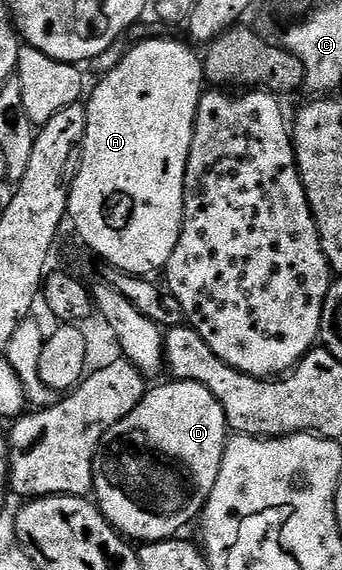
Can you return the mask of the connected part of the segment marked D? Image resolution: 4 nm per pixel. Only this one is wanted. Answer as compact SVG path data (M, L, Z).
M168 379L157 389L149 388L142 403L126 415L106 435L94 459L94 483L92 493L100 514L106 518L121 537L132 543L171 541L192 520L204 512L204 505L218 483L218 471L222 467L224 448L228 446L230 430L222 411L222 403L202 387L202 383Z

